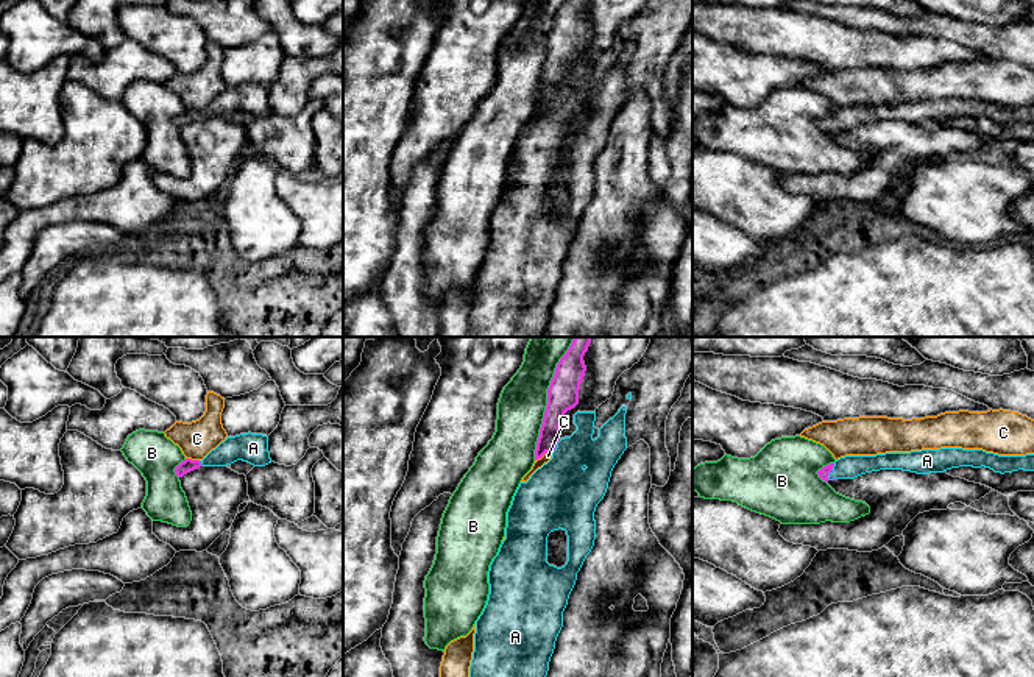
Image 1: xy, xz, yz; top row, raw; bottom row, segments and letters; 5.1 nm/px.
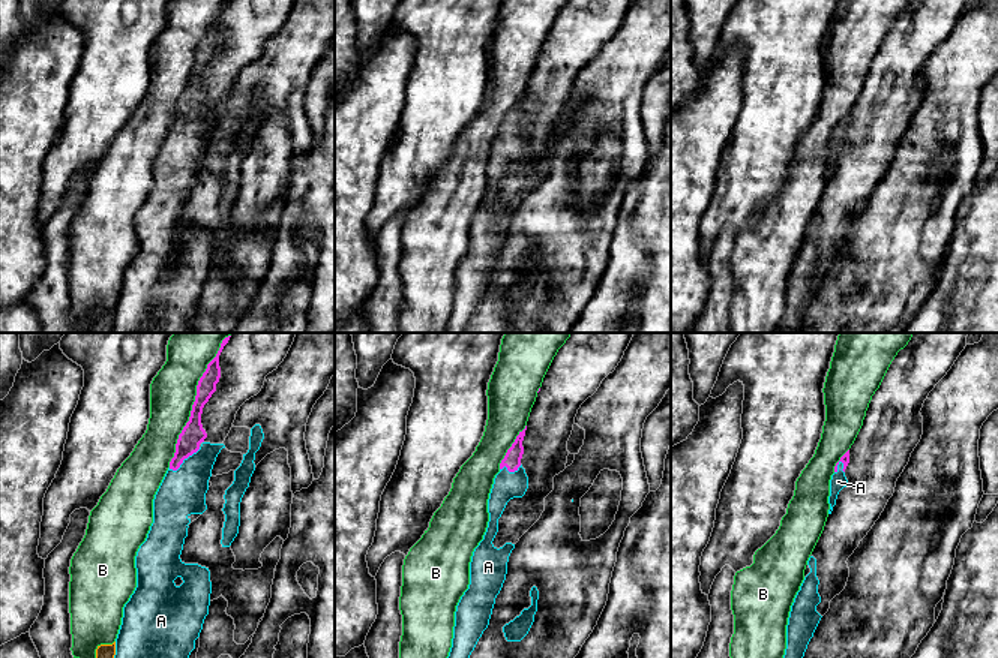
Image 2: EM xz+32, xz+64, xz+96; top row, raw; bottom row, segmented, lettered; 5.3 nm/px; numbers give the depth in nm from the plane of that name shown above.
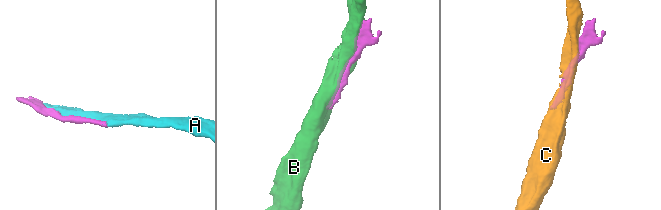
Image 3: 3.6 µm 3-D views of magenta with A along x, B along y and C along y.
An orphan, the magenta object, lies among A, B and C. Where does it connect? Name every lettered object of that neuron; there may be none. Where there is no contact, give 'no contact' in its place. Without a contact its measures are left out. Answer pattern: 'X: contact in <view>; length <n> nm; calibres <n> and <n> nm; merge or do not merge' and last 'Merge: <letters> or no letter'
A: contact in yz; length 90 nm; calibres 50 and 120 nm; merge
B: contact in xz; length 600 nm; calibres 160 and 240 nm; do not merge
C: contact in xz; length 100 nm; calibres 110 and 50 nm; do not merge
Merge: A

